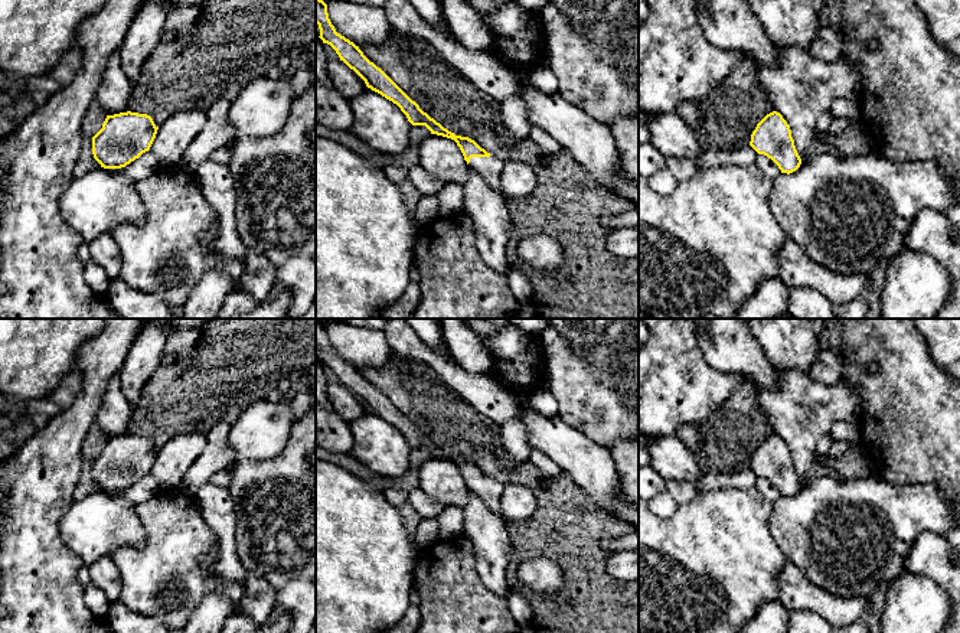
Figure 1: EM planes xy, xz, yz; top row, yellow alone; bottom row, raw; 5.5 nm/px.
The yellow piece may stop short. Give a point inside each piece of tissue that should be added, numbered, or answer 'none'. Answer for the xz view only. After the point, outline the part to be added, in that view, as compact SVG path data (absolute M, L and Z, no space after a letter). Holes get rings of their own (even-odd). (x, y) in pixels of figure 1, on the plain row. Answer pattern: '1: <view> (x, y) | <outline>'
1: xz (490, 490) | M490 479L490 480L471 480L468 492L476 493L487 508L500 515L500 500L505 484Z

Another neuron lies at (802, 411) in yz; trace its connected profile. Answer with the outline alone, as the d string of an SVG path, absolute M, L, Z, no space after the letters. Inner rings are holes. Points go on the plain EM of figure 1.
M807 369L787 371L777 389L750 379L774 434L790 448L801 484L810 480L810 470L817 463L817 441L839 421L861 422L861 397L849 381L827 385L813 381Z

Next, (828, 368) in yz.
M833 349L820 350L807 371L813 381L835 385L842 379L843 360Z

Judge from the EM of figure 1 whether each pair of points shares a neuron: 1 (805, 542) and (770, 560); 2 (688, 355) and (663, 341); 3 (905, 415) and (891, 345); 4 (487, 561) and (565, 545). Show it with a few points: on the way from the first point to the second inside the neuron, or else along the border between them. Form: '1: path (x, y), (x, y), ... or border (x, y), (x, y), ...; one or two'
1: border (770, 521), (770, 534), (789, 561); two
2: path (682, 355), (678, 355), (669, 346); one
3: path (905, 398), (905, 362); one
4: border (508, 535), (510, 557), (506, 581), (509, 584); two

